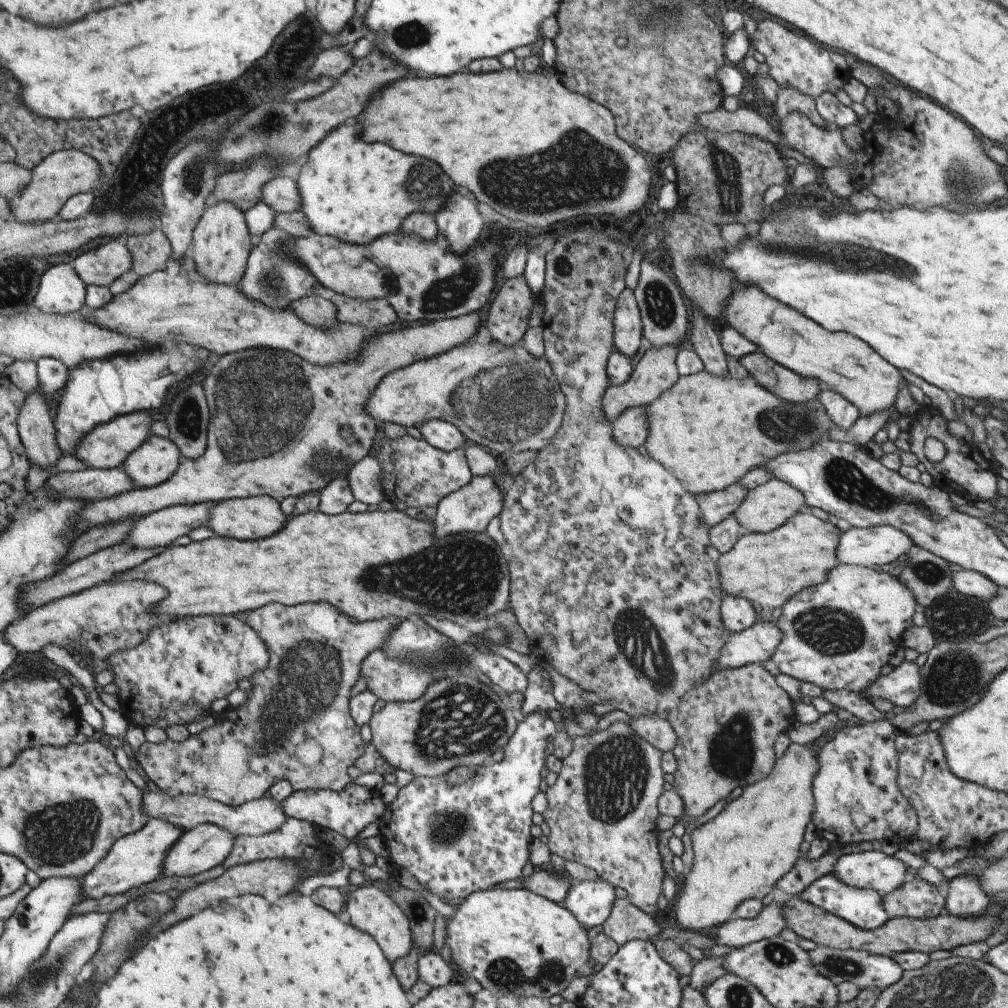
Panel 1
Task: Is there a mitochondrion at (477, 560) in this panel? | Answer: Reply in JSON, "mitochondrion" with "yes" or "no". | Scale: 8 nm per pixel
{"mitochondrion":"yes"}

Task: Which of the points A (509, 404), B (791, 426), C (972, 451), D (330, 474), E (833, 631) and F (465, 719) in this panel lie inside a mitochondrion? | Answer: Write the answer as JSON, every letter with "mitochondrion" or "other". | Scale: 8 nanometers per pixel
{"A":"mitochondrion","B":"mitochondrion","C":"other","D":"other","E":"mitochondrion","F":"mitochondrion"}

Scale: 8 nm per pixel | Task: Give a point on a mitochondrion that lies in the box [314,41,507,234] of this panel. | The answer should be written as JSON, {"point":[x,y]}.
{"point":[427,189]}

